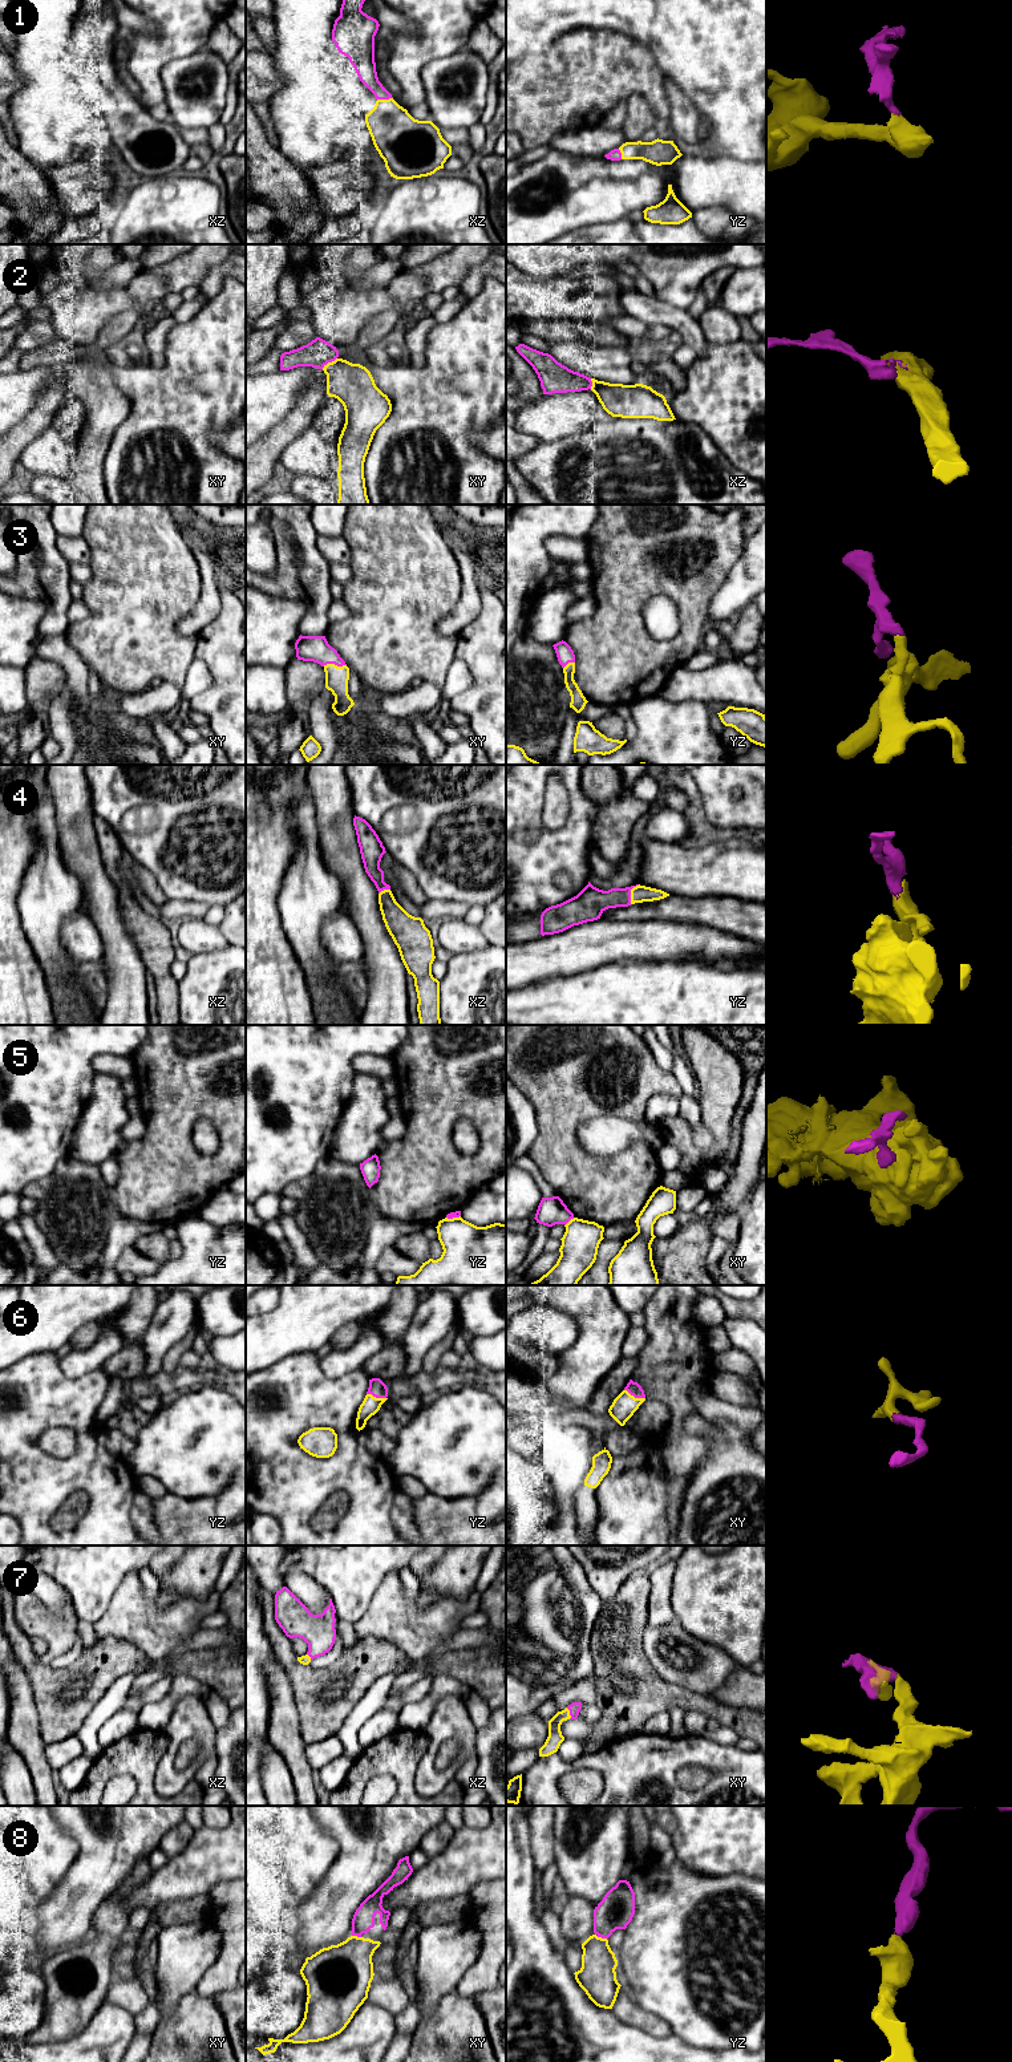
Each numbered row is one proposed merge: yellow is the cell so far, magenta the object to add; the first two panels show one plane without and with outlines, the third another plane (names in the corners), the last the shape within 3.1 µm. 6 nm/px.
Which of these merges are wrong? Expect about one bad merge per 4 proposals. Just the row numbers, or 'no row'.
2, 5

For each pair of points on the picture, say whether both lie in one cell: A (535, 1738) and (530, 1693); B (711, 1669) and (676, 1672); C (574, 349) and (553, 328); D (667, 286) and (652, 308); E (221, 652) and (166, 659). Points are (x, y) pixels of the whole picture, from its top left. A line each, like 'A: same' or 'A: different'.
A: different
B: same
C: different
D: different
E: different

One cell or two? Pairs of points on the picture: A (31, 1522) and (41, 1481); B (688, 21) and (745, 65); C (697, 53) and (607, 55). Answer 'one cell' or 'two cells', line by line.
A: one cell
B: one cell
C: two cells

